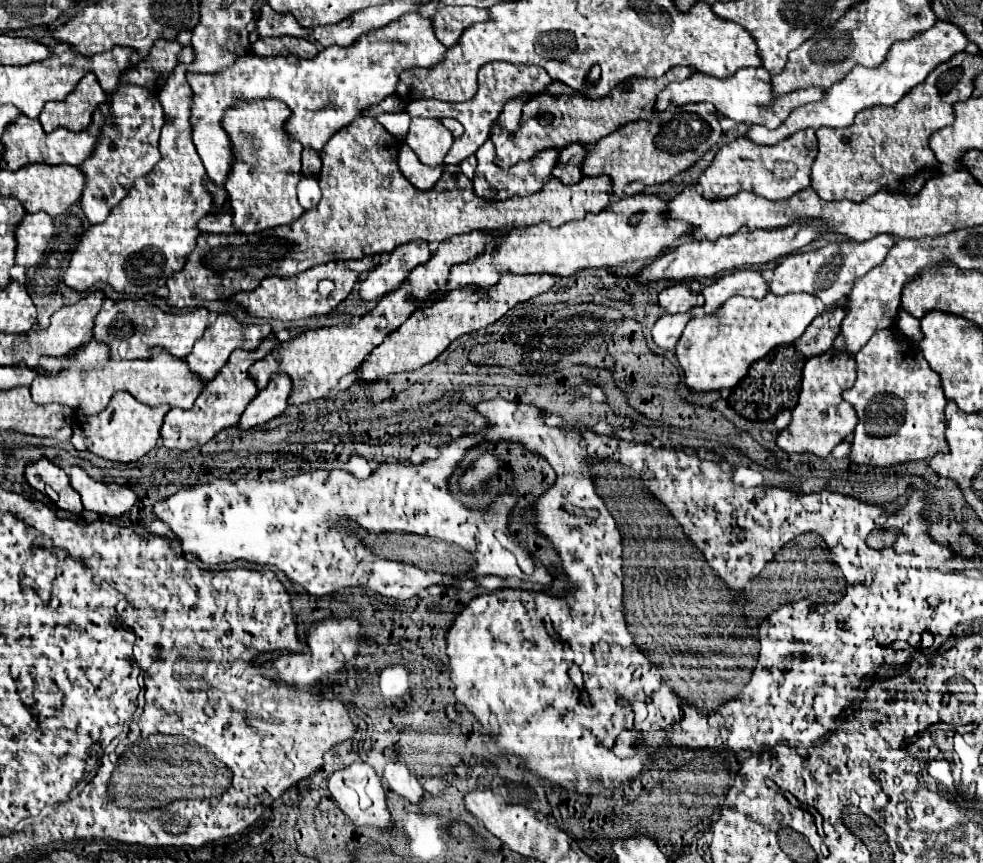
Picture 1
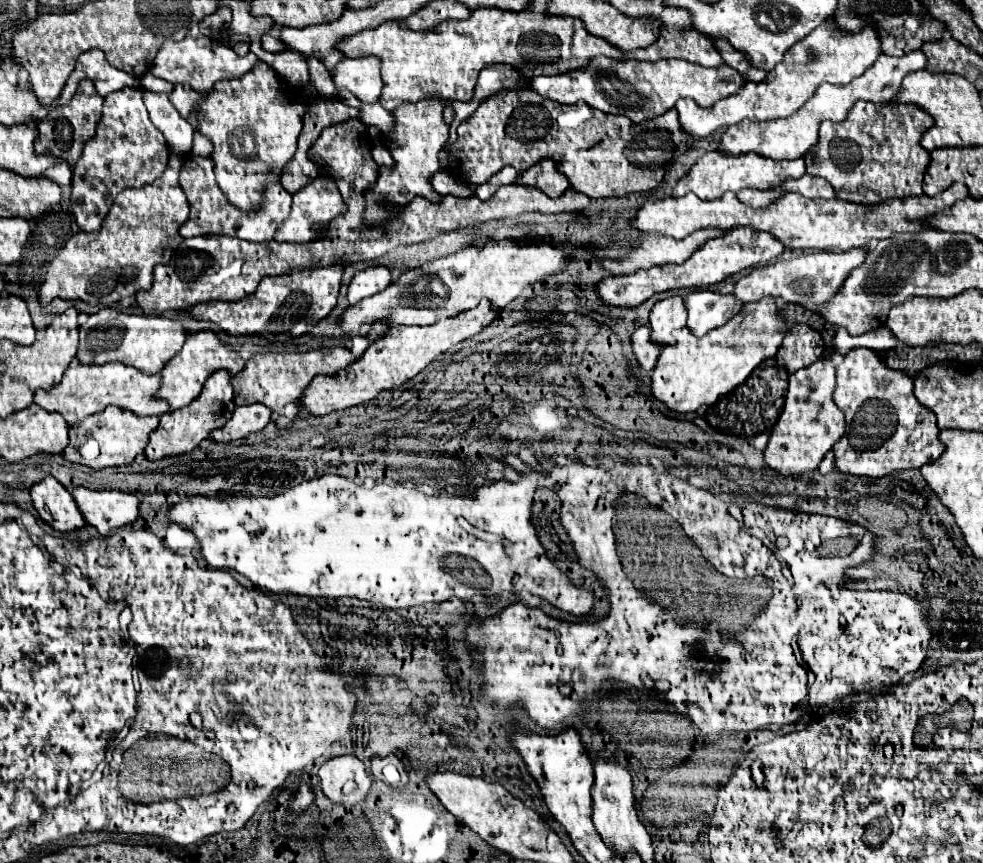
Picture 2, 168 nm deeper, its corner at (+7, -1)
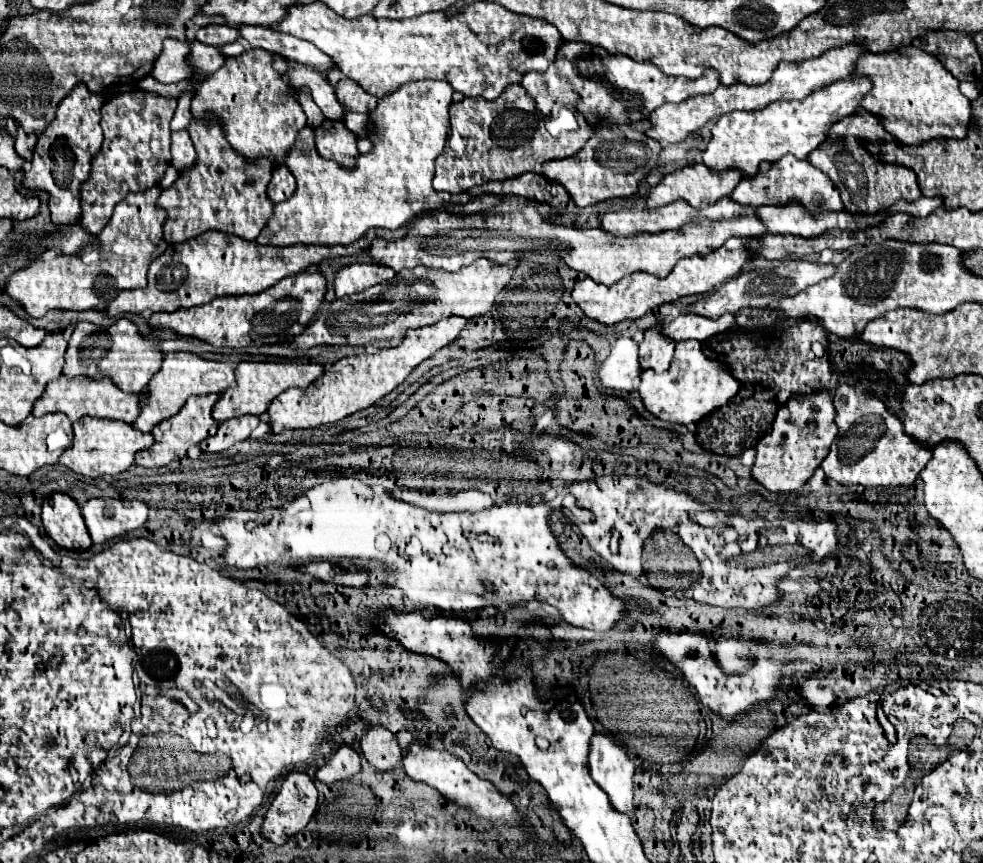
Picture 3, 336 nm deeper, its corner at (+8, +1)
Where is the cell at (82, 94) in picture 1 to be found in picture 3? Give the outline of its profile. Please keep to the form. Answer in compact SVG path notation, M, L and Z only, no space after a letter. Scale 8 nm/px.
M76 84L76 88L60 102L56 118L52 120L48 130L38 138L30 172L24 174L22 184L30 190L48 192L48 208L54 224L72 226L80 222L80 186L90 178L92 158L102 146L102 104L102 94L88 94L88 88L84 84Z

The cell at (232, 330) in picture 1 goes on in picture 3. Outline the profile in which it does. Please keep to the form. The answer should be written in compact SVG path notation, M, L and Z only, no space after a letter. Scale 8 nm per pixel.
M170 352L162 360L162 368L154 374L150 384L142 390L138 402L140 402L140 414L132 422L132 426L140 432L150 432L156 424L176 414L182 404L190 396L206 396L206 394L220 394L228 388L232 388L234 382L234 368L228 362L212 362L202 360L196 354L188 352Z

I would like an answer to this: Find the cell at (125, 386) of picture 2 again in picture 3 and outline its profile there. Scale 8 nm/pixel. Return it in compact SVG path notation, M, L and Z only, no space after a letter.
M54 378L48 382L44 394L34 402L32 414L44 416L52 412L64 412L72 422L80 420L82 416L92 416L92 418L104 418L104 420L122 420L122 422L134 422L136 414L140 414L138 408L138 396L124 394L120 392L118 386L112 386L108 378L102 380L92 380L92 378Z

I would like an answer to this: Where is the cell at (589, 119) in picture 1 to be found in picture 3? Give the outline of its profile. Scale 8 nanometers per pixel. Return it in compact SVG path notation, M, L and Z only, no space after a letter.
M512 84L504 90L504 94L496 100L484 100L484 98L464 98L458 104L450 106L450 132L448 142L444 146L444 152L436 158L436 174L432 188L436 192L450 192L460 194L470 190L472 186L482 186L490 180L508 180L516 178L520 174L526 174L530 170L538 170L548 160L560 160L572 156L576 150L584 148L586 140L592 136L592 128L576 114L574 108L560 108L554 112L554 132L548 130L548 120L552 116L544 118L542 114L536 114L532 98L524 92L520 84Z

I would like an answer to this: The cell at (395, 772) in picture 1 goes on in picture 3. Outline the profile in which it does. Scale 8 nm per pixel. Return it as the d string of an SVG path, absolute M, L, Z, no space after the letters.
M370 726L360 738L360 748L366 760L378 770L392 770L400 764L402 758L398 740L384 726Z

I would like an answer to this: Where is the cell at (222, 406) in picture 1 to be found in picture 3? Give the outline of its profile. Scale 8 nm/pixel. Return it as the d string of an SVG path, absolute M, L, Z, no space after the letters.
M210 394L208 398L204 398L204 396L202 398L188 398L186 404L182 406L182 410L178 414L174 414L172 418L160 422L160 426L156 426L152 430L152 436L154 436L156 442L154 442L152 448L136 454L136 464L138 466L144 466L144 468L160 468L160 466L166 466L174 458L184 458L190 446L202 442L208 436L214 436L218 424L210 416L212 416L212 406L216 404L218 398L220 398L220 394Z

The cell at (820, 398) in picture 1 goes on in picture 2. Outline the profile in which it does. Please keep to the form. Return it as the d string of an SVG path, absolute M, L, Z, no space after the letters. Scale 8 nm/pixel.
M821 356L807 368L789 376L789 390L785 408L771 430L765 448L765 464L783 476L799 476L815 470L833 444L845 434L845 416L833 402L835 364L831 356Z

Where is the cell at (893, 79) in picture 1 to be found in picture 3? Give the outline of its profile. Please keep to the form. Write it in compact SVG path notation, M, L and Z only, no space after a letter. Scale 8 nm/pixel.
M866 78L838 80L808 94L804 100L778 100L768 104L764 110L724 114L712 128L712 140L702 154L702 162L712 172L724 172L732 168L744 178L752 178L758 174L762 162L778 162L784 154L806 158L828 138L828 130L834 122L852 114L868 90L870 82Z

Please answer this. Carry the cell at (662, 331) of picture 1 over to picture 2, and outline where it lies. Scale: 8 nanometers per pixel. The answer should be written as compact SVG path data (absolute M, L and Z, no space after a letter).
M637 326L637 330L631 336L631 342L633 342L633 352L635 352L641 368L645 372L649 372L657 362L657 356L661 352L661 344L651 340L651 328L649 326Z

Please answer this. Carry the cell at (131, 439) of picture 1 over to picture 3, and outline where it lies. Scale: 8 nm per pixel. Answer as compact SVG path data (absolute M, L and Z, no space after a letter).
M80 418L80 422L74 424L72 448L60 456L60 464L70 468L76 474L82 474L88 478L98 478L104 474L116 476L116 474L130 468L136 452L146 450L152 444L154 444L152 434L144 434L144 432L132 428L130 424L104 422L100 418Z

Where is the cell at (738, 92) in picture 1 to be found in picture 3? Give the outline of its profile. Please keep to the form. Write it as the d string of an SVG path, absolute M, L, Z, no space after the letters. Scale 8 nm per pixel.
M564 42L548 70L526 72L520 84L536 100L536 110L544 116L550 116L554 100L564 90L574 90L580 96L578 114L582 114L592 128L600 128L606 124L632 124L646 120L648 114L664 102L682 102L696 94L710 94L720 82L716 82L716 74L712 74L712 70L708 70L708 74L700 80L676 78L662 74L648 62L634 62L624 54L610 54L586 42Z

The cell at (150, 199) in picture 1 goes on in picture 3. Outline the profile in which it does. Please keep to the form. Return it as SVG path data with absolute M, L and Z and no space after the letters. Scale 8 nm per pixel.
M148 188L144 192L132 192L116 206L108 226L100 232L100 246L86 246L80 256L56 256L52 260L34 260L28 268L14 272L6 280L6 294L16 300L32 318L42 318L48 310L104 310L106 302L110 302L120 290L134 290L144 286L146 272L152 258L160 256L166 250L166 242L162 238L162 222L164 210L156 208L154 202L160 196L160 188Z

